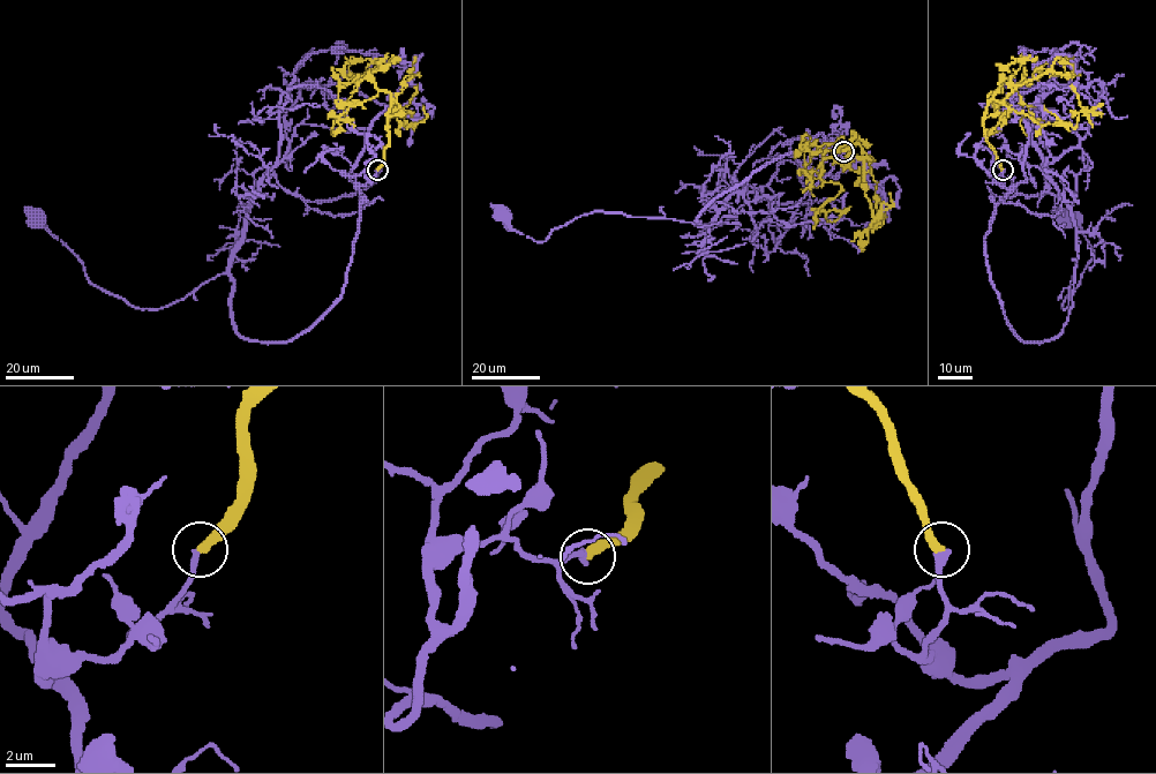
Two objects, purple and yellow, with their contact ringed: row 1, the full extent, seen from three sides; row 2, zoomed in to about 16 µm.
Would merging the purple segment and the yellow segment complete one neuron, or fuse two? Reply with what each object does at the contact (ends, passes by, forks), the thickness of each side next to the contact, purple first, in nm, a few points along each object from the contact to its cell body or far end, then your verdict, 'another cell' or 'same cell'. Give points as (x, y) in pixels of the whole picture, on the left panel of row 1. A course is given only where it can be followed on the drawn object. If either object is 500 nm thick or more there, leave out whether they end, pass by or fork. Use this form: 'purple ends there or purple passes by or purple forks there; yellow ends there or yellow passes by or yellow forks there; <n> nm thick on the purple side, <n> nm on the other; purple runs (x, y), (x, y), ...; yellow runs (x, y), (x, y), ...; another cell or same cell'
purple ends there; yellow ends there; 320 nm thick on the purple side, 380 nm on the other; purple runs (376, 170), (355, 187), (342, 295), (287, 340), (237, 332), (226, 272), (133, 307), (35, 219); yellow runs (377, 170), (390, 95), (354, 82), (376, 68), (351, 74), (348, 66), (373, 60), (363, 74); another cell

